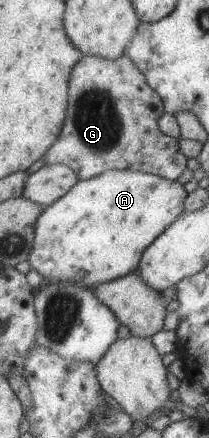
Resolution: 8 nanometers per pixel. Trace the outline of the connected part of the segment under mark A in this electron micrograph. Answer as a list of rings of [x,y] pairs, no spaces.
[[[109,170],[94,178],[79,180],[65,196],[45,207],[37,218],[33,250],[28,260],[31,268],[44,277],[44,282],[69,280],[87,288],[136,273],[145,250],[183,213],[187,196],[178,181],[141,170]]]

